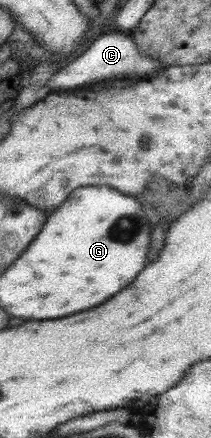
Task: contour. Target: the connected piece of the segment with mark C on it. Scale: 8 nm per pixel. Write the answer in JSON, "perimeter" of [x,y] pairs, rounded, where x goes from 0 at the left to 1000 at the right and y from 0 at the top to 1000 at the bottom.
{"perimeter":[[[488,68],[389,123],[332,139],[308,155],[261,164],[261,171],[232,178],[218,194],[232,199],[232,210],[318,210],[318,205],[355,199],[436,196],[479,183],[545,183],[583,176],[659,183],[659,178],[697,178],[697,174],[735,169],[739,160],[754,162],[777,155],[701,128],[659,123],[640,98],[597,75]]]}

